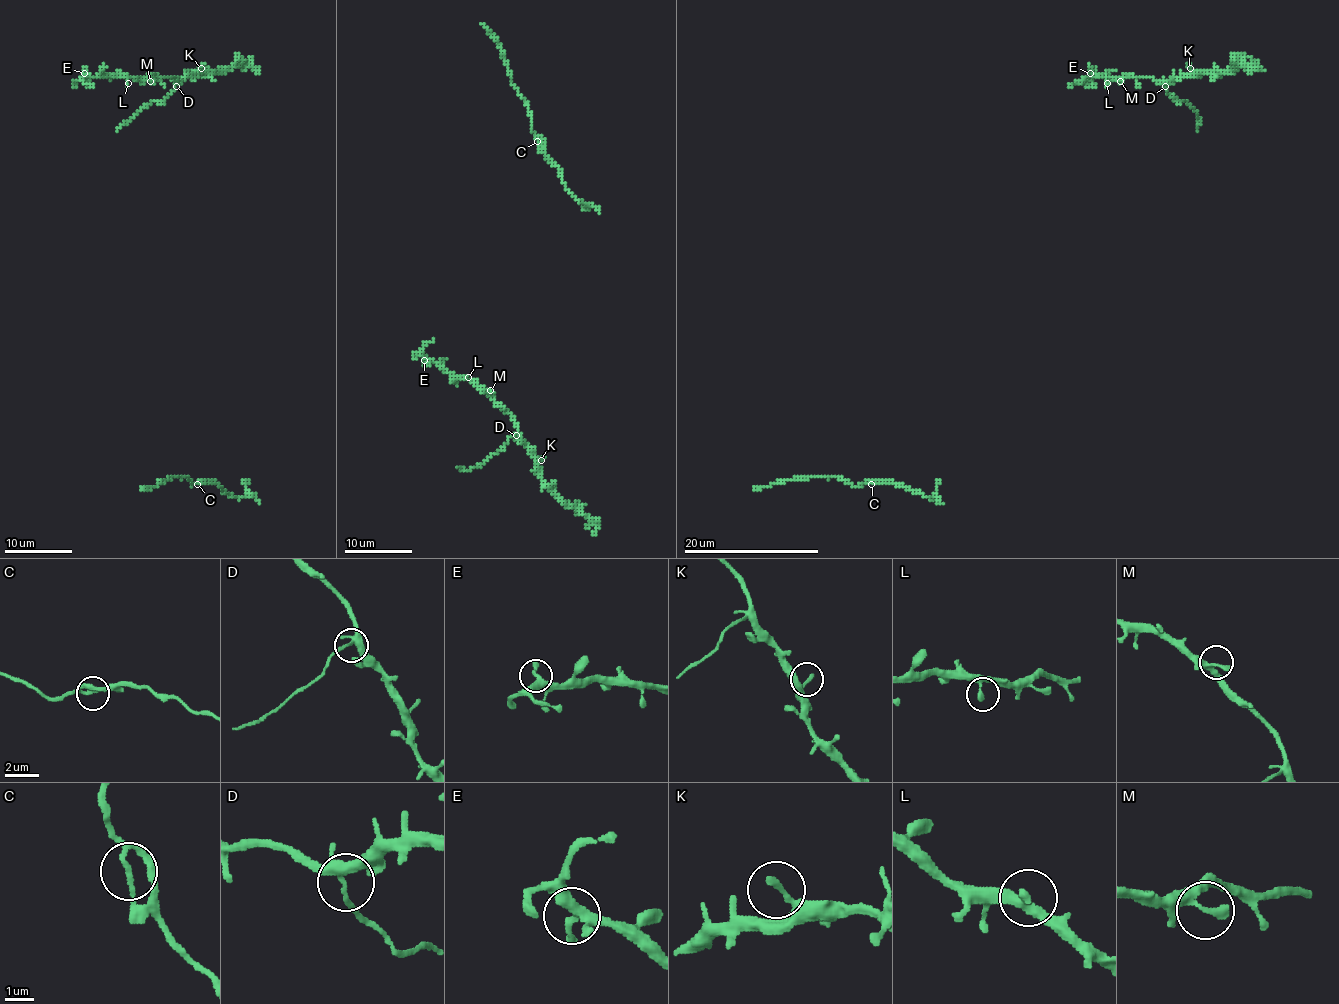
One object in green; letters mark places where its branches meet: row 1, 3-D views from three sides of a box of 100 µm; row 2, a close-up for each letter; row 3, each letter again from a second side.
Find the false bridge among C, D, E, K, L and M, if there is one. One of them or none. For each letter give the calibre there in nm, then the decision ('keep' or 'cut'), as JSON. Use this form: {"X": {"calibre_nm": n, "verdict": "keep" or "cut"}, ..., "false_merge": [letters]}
{"C": {"calibre_nm": 130, "verdict": "keep"}, "D": {"calibre_nm": 240, "verdict": "cut"}, "E": {"calibre_nm": 360, "verdict": "keep"}, "K": {"calibre_nm": 240, "verdict": "keep"}, "L": {"calibre_nm": 240, "verdict": "keep"}, "M": {"calibre_nm": 320, "verdict": "keep"}, "false_merge": ["D"]}

